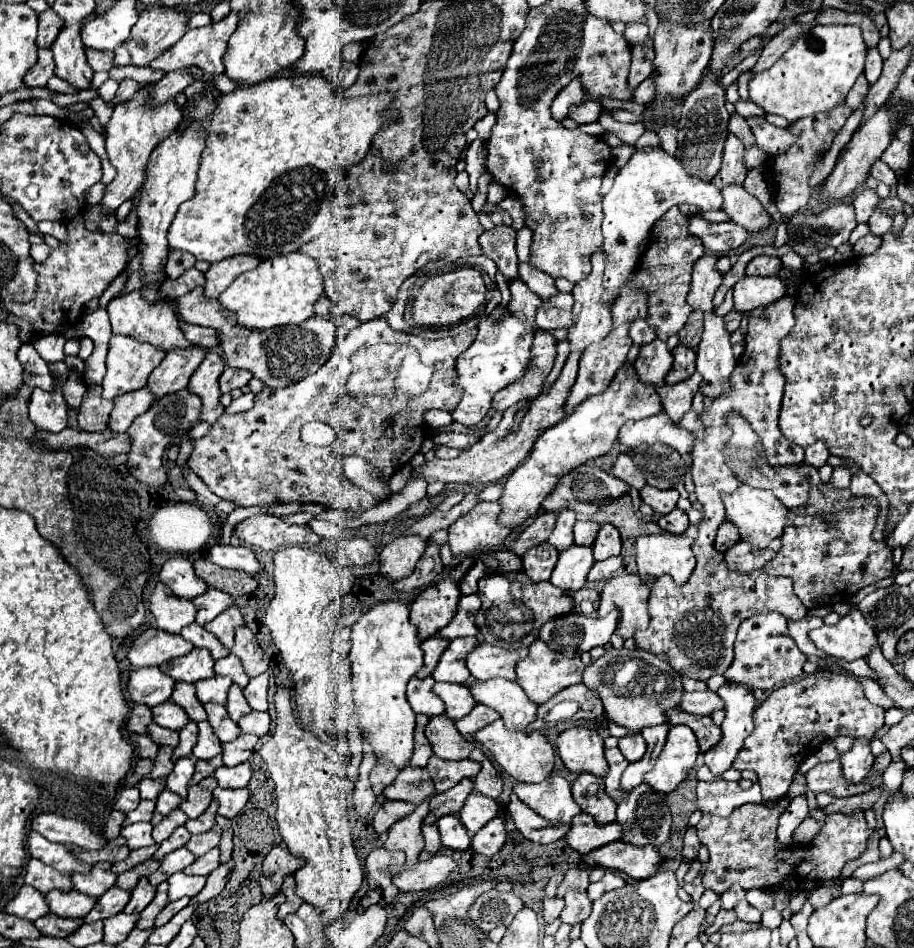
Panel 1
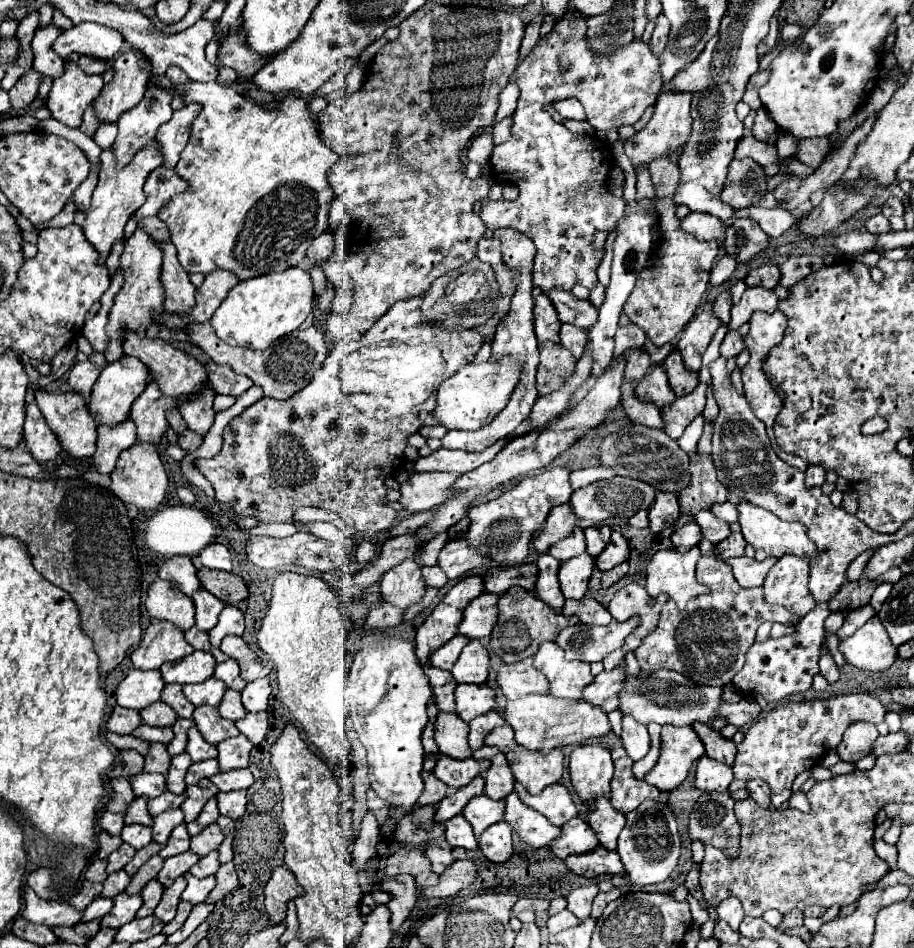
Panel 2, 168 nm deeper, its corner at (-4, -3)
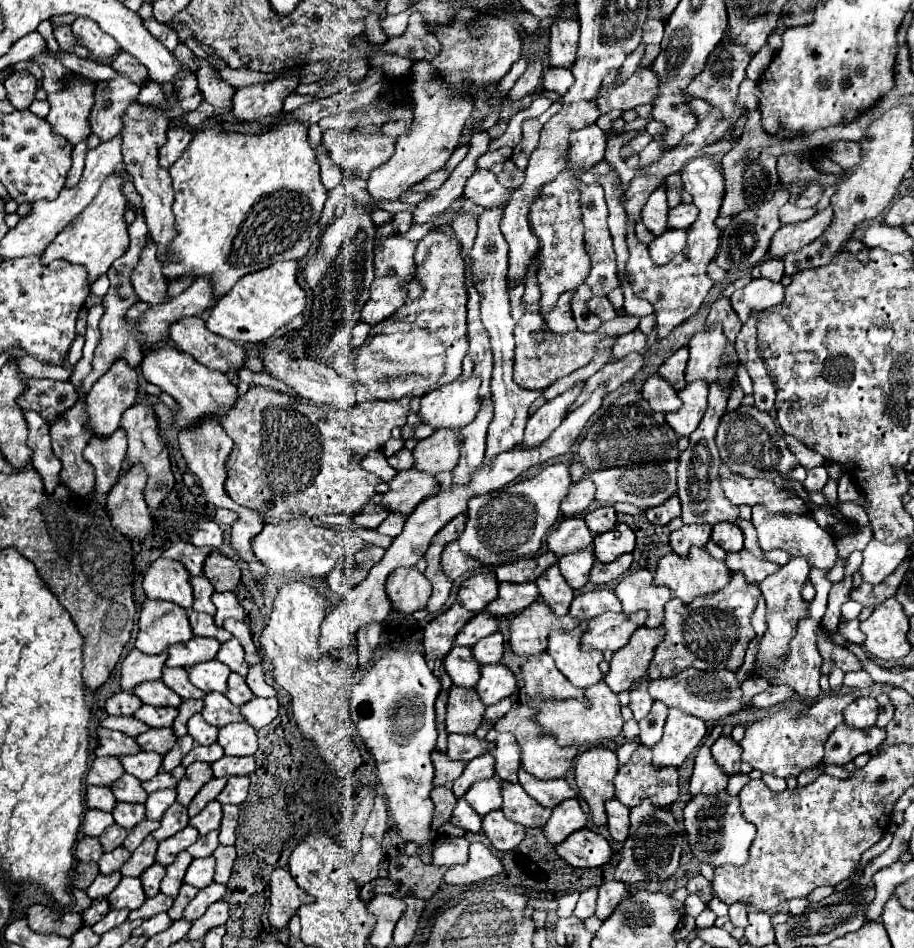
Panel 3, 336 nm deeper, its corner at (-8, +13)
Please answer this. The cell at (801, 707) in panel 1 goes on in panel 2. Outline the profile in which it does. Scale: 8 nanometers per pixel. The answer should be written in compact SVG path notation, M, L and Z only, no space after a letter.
M843 694L829 700L813 700L801 704L787 704L769 714L761 714L747 730L745 740L737 744L737 756L733 764L735 778L753 780L761 778L771 788L771 804L779 808L791 798L791 786L797 774L817 766L823 756L837 748L843 732L853 722L883 722L885 708L871 694Z

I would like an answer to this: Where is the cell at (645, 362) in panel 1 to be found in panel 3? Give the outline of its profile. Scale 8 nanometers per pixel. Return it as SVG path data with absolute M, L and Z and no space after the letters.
M653 374L645 380L641 394L655 412L675 412L681 408L681 400L679 400L677 392L659 374Z

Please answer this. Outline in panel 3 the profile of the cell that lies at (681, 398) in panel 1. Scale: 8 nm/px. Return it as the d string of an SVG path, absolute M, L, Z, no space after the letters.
M695 380L677 392L683 400L683 406L677 412L665 414L669 426L677 432L677 436L689 436L701 422L707 410L707 388L709 384L705 380Z

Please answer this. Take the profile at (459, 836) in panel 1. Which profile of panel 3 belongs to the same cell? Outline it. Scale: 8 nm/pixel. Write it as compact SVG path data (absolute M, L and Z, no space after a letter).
M459 798L457 806L453 810L453 816L451 816L451 824L459 826L463 830L469 830L469 832L479 832L481 830L481 816L463 798Z

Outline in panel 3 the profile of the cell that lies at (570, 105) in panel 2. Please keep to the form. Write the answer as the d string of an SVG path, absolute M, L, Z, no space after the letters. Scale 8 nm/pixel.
M549 68L543 74L543 88L549 92L557 92L559 96L565 96L571 84L573 84L573 74L567 68Z

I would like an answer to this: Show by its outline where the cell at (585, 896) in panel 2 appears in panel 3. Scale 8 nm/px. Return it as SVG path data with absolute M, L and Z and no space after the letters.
M589 886L589 888L581 890L579 902L577 902L573 914L581 920L587 920L595 912L595 900L597 900L597 886Z

